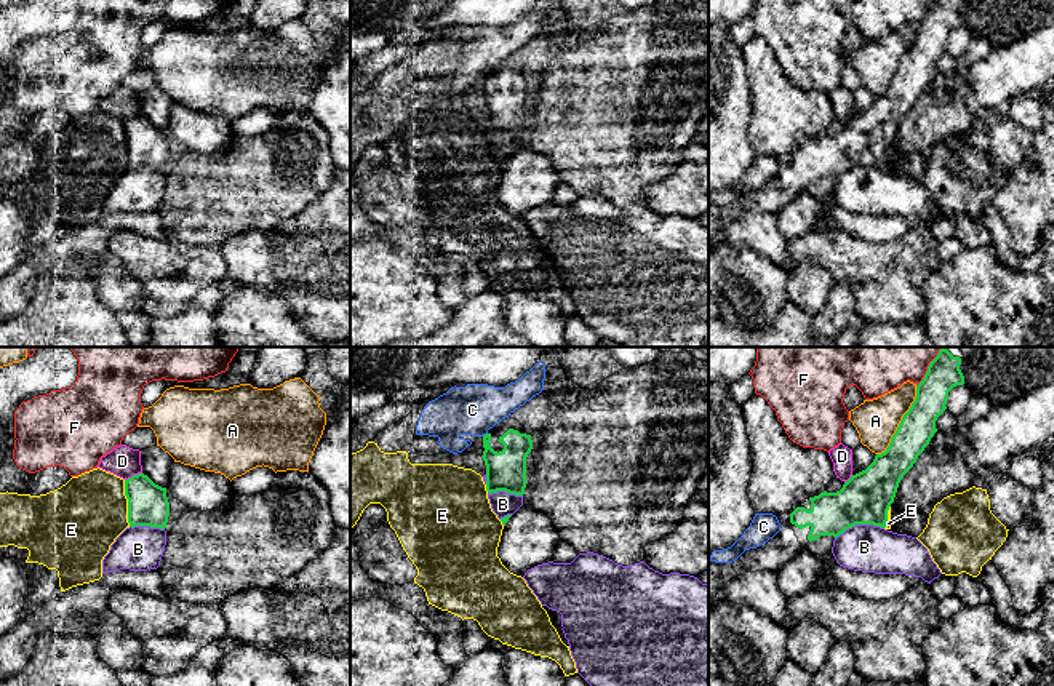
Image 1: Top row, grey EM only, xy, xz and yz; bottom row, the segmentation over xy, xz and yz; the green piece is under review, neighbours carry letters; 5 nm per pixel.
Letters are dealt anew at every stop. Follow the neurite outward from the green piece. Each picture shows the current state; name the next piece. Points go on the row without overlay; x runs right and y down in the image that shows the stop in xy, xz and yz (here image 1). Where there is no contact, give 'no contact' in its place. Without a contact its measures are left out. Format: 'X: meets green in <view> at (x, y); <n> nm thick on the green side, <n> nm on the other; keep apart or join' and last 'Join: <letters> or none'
A: meets green in yz at (901, 64); 180 nm thick on the green side, 220 nm on the other; keep apart
B: meets green in yz at (859, 165); 260 nm thick on the green side, 240 nm on the other; keep apart
C: meets green in xz at (483, 77); 200 nm thick on the green side, 260 nm on the other; keep apart
D: meets green in xy at (133, 117); 200 nm thick on the green side, 160 nm on the other; keep apart
E: meets green in xy at (128, 144); 200 nm thick on the green side, 400 nm on the other; keep apart
F: meets green in yz at (926, 15); 170 nm thick on the green side, 190 nm on the other; keep apart
Join: none

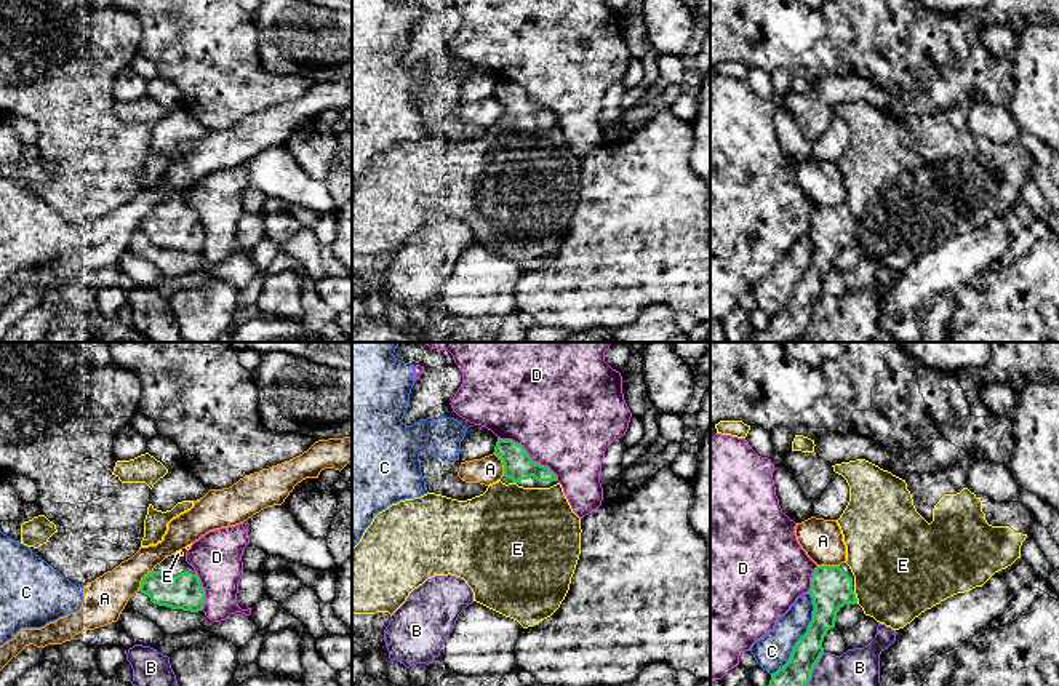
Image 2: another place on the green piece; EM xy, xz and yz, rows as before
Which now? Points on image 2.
A: meets green in xy at (143, 221); 180 nm thick on the green side, 220 nm on the other; keep apart
B: meets green in yz at (810, 317); 170 nm thick on the green side, 360 nm on the other; keep apart
C: meets green in yz at (803, 277); 180 nm thick on the green side, 180 nm on the other; keep apart
D: meets green in xz at (527, 96); 140 nm thick on the green side, 480 nm on the other; keep apart
E: meets green in yz at (855, 239); 200 nm thick on the green side, 440 nm on the other; join
Join: E

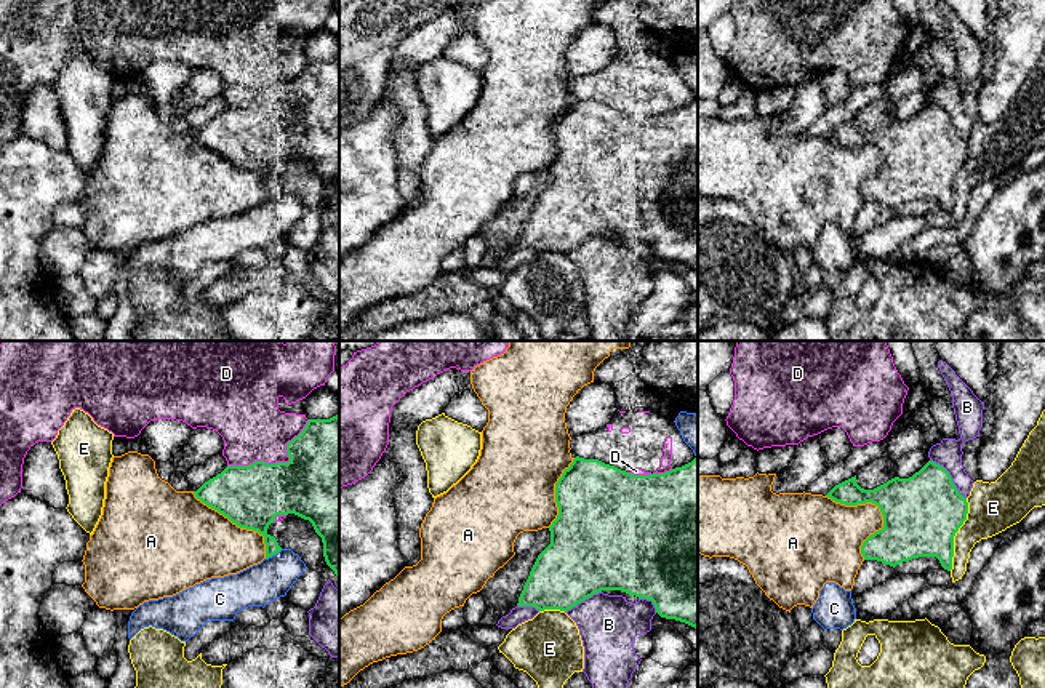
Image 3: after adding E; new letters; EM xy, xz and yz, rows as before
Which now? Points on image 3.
A: meets green in yz at (879, 149); 380 nm thick on the green side, 280 nm on the other; keep apart
B: meets green in yz at (949, 119); 380 nm thick on the green side, 140 nm on the other; keep apart
C: meets green in xy at (274, 196); 220 nm thick on the green side, 200 nm on the other; keep apart
D: meets green in xy at (279, 104); 420 nm thick on the green side, 320 nm on the other; keep apart
E: meets green in yz at (954, 176); 380 nm thick on the green side, 260 nm on the other; keep apart
Join: none

